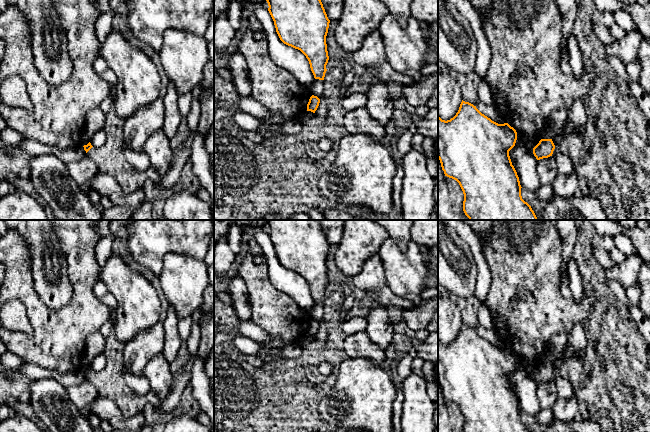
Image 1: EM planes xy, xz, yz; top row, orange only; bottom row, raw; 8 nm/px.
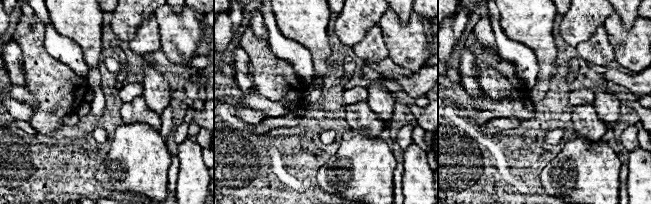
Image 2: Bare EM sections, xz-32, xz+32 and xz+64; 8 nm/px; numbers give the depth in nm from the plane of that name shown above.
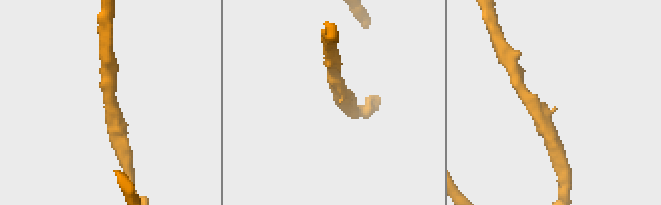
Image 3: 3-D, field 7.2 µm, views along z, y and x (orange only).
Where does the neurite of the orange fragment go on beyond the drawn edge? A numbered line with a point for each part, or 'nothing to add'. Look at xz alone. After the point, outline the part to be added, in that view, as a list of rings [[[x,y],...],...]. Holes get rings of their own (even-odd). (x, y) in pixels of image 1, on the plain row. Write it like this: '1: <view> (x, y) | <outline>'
nothing to add

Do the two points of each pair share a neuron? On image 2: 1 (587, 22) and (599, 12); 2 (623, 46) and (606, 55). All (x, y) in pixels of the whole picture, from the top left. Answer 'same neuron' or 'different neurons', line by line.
1: same neuron
2: different neurons

